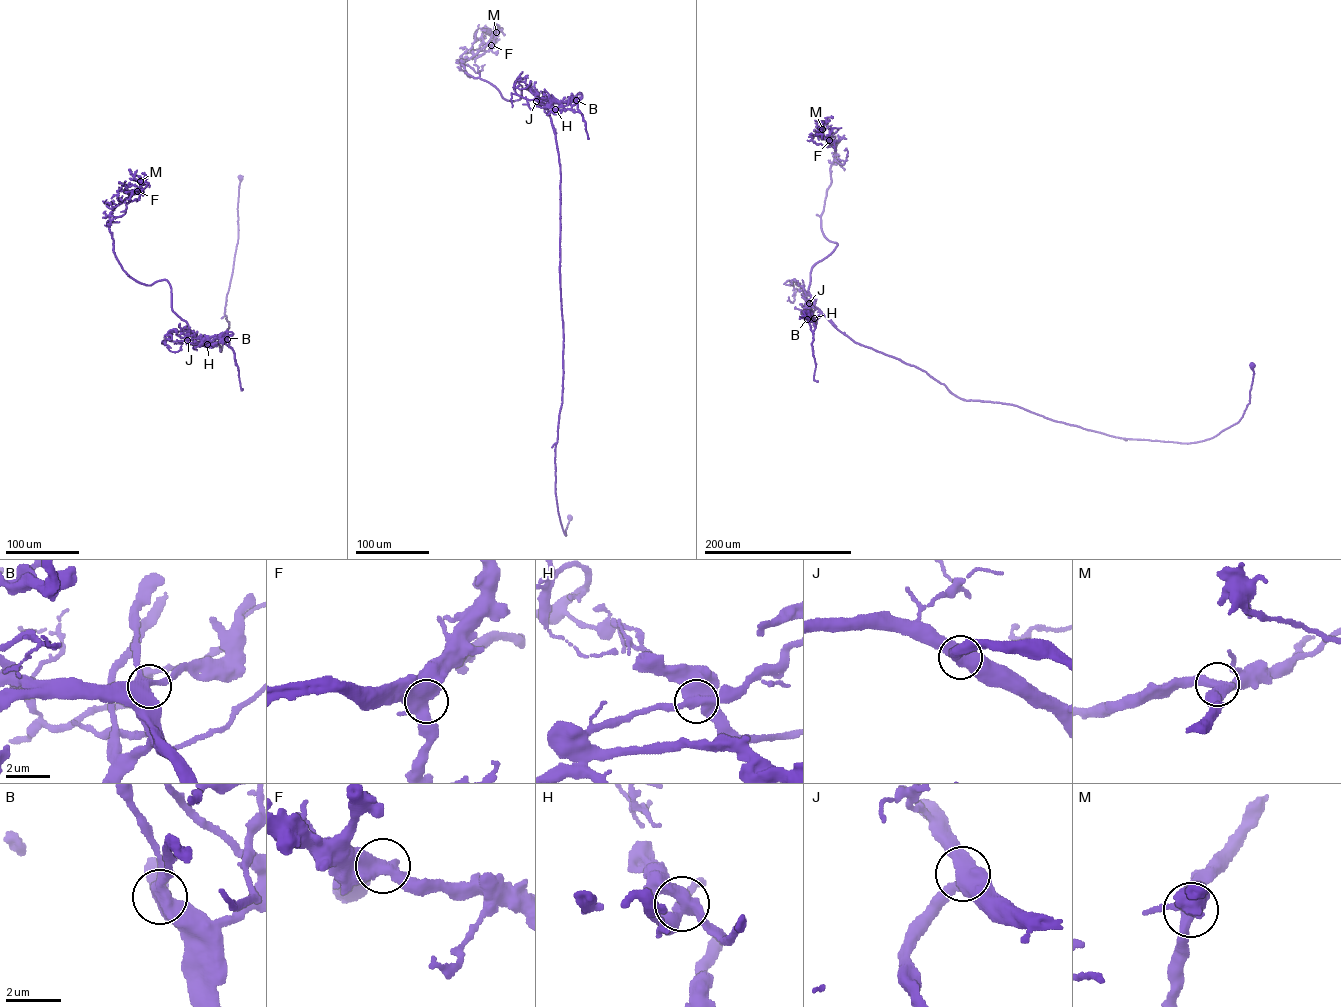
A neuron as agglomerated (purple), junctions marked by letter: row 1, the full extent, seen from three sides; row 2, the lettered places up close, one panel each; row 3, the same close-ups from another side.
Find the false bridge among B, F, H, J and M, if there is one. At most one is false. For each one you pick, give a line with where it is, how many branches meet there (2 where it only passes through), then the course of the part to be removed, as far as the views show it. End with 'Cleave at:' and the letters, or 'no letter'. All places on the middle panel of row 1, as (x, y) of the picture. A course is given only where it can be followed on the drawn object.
H: (555, 109) | 4 | (555, 109), (580, 113), (588, 138)
Cleave at: H

